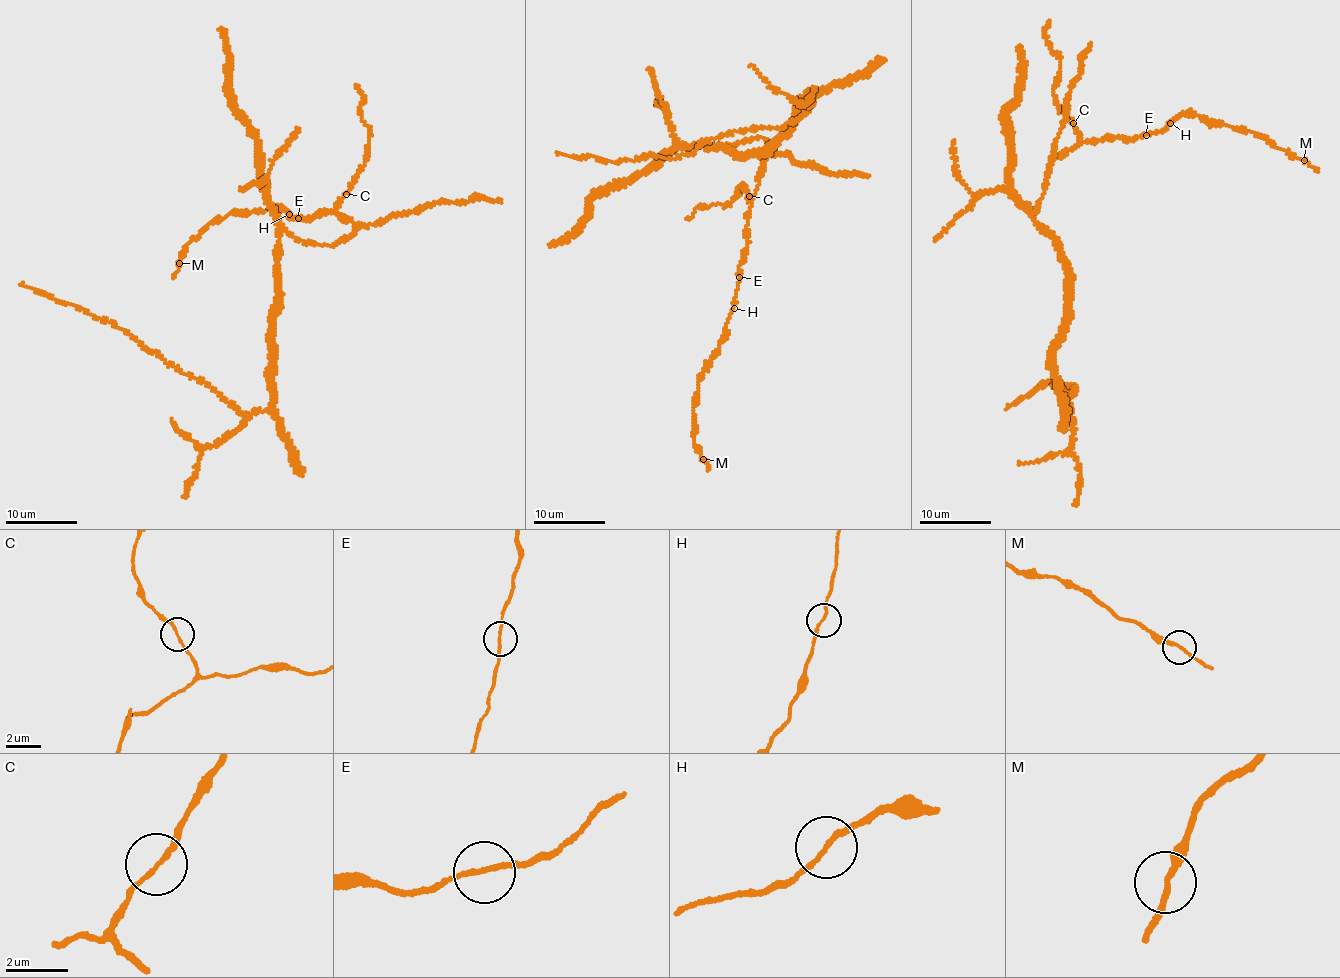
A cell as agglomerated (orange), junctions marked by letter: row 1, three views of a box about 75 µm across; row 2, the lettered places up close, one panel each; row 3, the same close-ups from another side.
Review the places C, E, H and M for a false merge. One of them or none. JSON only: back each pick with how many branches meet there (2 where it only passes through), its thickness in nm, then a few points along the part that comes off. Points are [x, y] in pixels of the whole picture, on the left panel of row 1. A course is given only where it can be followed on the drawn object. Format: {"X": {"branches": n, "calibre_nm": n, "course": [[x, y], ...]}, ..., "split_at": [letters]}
{"split_at": []}

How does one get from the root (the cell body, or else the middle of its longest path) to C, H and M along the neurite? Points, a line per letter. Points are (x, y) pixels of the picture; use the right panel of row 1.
C: (1044, 227), (1030, 212), (1038, 208), (1038, 201), (1047, 185), (1050, 160), (1081, 139), (1072, 124)
H: (1044, 227), (1030, 212), (1038, 208), (1050, 160), (1086, 141), (1135, 139), (1156, 134), (1170, 122)
M: (1044, 227), (1030, 212), (1038, 208), (1050, 160), (1089, 140), (1156, 134), (1182, 115), (1267, 137), (1304, 160)

